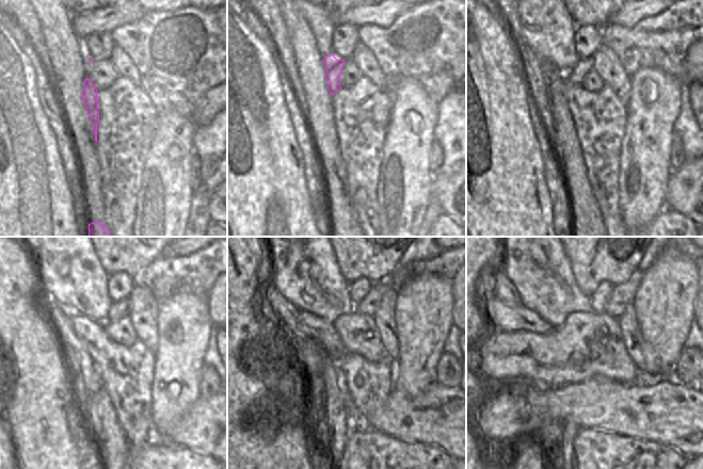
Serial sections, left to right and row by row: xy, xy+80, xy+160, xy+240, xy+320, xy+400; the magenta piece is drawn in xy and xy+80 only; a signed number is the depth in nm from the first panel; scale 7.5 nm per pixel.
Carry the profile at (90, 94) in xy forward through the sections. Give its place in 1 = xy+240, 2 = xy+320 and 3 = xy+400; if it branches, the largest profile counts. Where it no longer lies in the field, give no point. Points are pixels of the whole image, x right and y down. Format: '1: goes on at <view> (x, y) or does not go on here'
1: goes on at xy+240 (118, 309)
2: goes on at xy+320 (368, 305)
3: goes on at xy+400 (622, 294)

